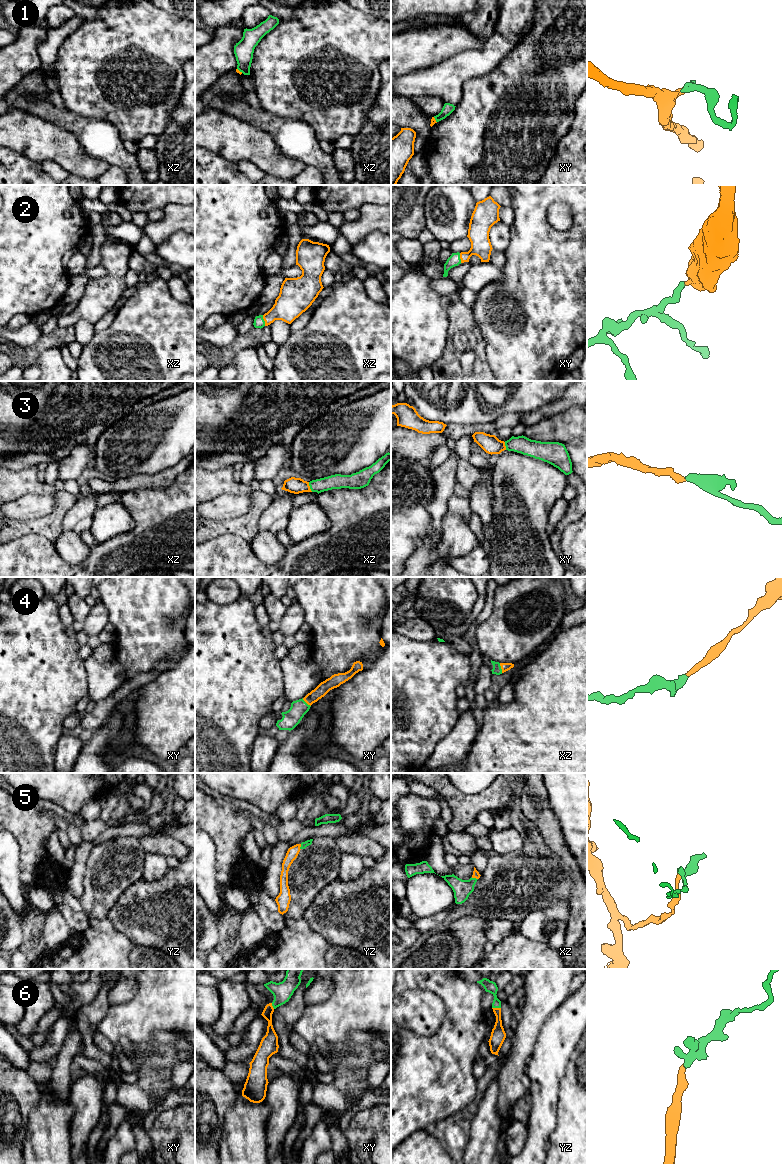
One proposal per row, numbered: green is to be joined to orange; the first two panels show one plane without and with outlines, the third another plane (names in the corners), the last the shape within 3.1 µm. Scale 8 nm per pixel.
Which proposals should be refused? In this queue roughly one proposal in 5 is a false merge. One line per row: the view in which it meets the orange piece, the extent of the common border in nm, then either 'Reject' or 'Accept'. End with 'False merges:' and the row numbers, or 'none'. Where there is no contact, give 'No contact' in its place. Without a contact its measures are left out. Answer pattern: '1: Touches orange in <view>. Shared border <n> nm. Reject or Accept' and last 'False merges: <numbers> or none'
1: Touches orange in xz. Shared border 60 nm. Reject
2: Touches orange in xz. Shared border 90 nm. Accept
3: Touches orange in xz. Shared border 90 nm. Accept
4: Touches orange in xz. Shared border 80 nm. Accept
5: Touches orange in xz. Shared border 60 nm. Accept
6: Touches orange in yz. Shared border 70 nm. Accept
False merges: 1

